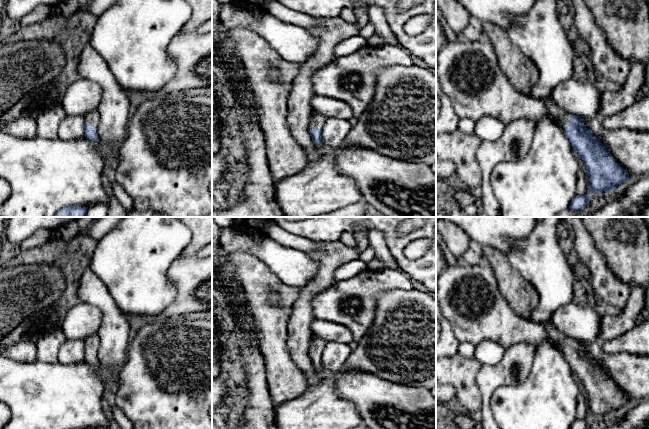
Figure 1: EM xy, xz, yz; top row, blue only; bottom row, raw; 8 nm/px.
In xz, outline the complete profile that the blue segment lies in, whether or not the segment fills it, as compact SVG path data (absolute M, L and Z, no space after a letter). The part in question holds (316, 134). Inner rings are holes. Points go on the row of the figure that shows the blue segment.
M313 111L308 131L312 137L312 141L315 144L320 144L322 141L322 128L327 121L327 118L317 111Z

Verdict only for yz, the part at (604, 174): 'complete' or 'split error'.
split error

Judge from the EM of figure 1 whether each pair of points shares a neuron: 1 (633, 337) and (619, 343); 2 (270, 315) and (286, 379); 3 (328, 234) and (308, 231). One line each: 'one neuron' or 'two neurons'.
1: one neuron
2: one neuron
3: one neuron

